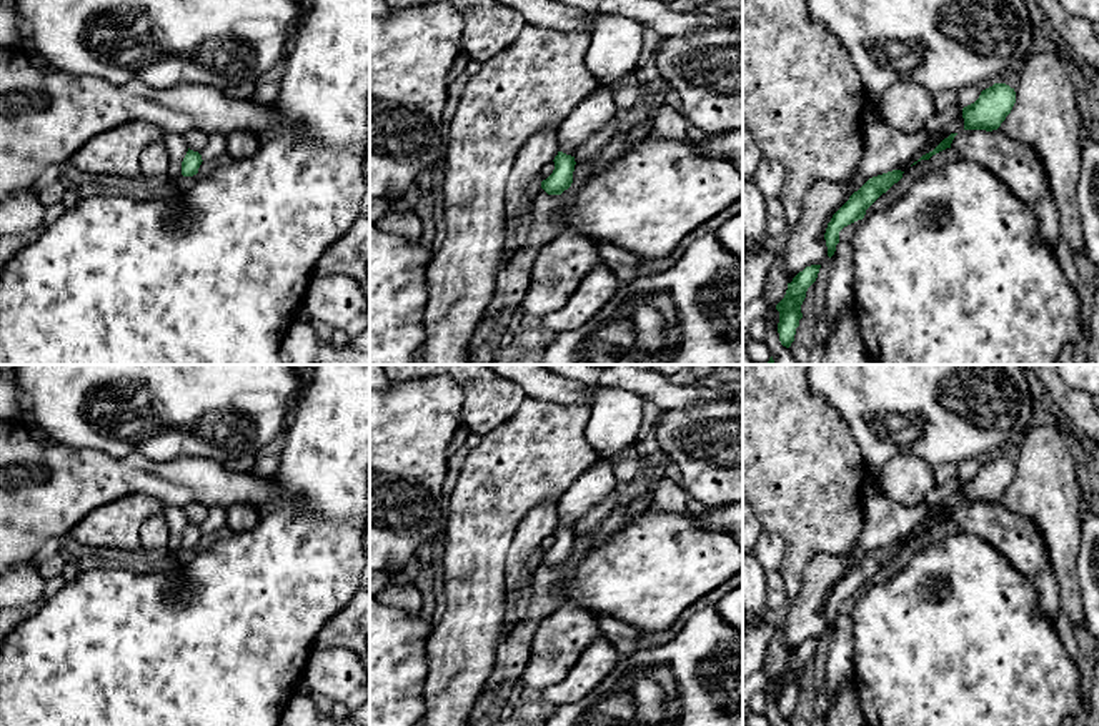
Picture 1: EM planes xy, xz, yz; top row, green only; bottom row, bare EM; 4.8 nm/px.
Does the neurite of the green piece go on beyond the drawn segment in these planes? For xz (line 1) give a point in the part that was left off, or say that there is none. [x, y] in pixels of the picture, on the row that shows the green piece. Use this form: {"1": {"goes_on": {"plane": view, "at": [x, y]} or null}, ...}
{"1": {"goes_on": null}}

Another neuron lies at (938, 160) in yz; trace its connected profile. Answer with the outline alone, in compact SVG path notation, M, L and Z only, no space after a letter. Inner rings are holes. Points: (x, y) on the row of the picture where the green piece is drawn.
M946 148L936 155L932 155L929 160L921 160L916 165L909 167L904 170L903 178L894 183L886 193L883 193L868 210L866 215L878 210L886 208L891 205L894 200L903 196L904 193L909 191L909 188L914 185L914 182L922 177L926 172L941 168L946 163L952 160L964 160L954 148Z

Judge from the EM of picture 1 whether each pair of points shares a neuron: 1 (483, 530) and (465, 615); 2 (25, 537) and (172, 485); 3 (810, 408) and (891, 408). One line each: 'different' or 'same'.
1: same
2: same
3: different

